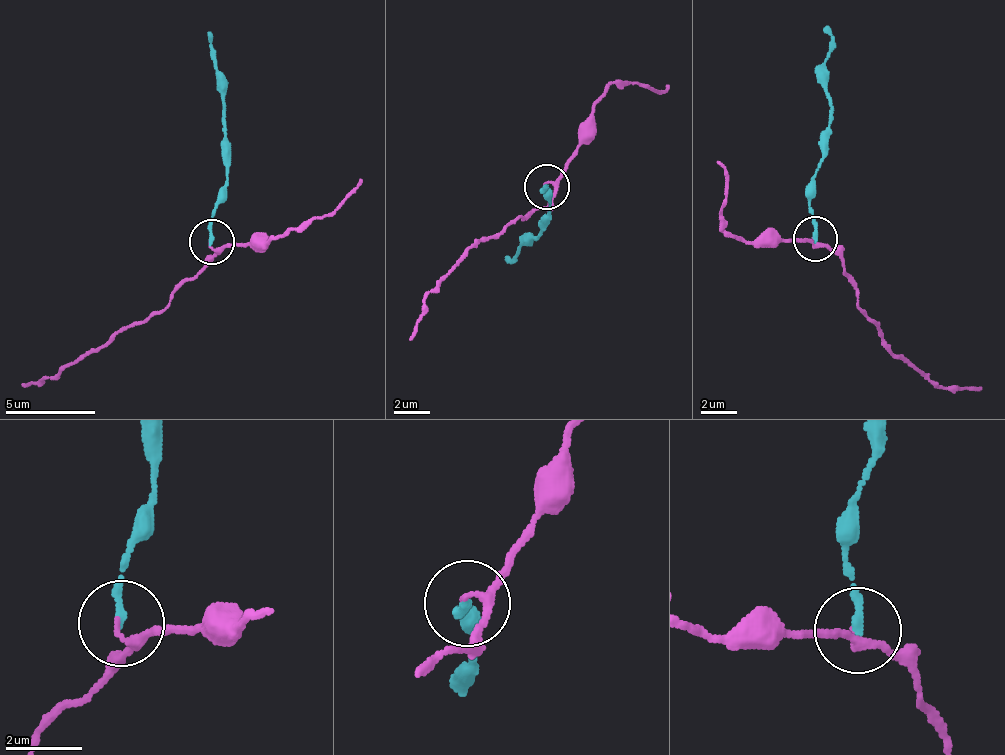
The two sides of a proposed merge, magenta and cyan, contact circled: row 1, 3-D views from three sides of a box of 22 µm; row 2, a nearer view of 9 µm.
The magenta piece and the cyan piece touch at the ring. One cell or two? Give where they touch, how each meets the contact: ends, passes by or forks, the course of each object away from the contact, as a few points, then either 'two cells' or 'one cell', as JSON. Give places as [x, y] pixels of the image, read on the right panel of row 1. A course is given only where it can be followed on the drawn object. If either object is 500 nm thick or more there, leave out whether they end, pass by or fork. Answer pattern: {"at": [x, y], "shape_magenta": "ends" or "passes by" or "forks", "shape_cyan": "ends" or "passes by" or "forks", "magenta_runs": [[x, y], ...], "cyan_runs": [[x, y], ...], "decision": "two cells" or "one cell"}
{"at": [815, 238], "shape_magenta": "passes by", "shape_cyan": "ends", "magenta_runs": [[814, 240], [829, 242], [859, 310], [879, 330], [894, 353], [939, 386], [980, 389]], "cyan_runs": [[814, 240], [812, 176], [830, 124], [825, 64], [827, 25]], "decision": "two cells"}

